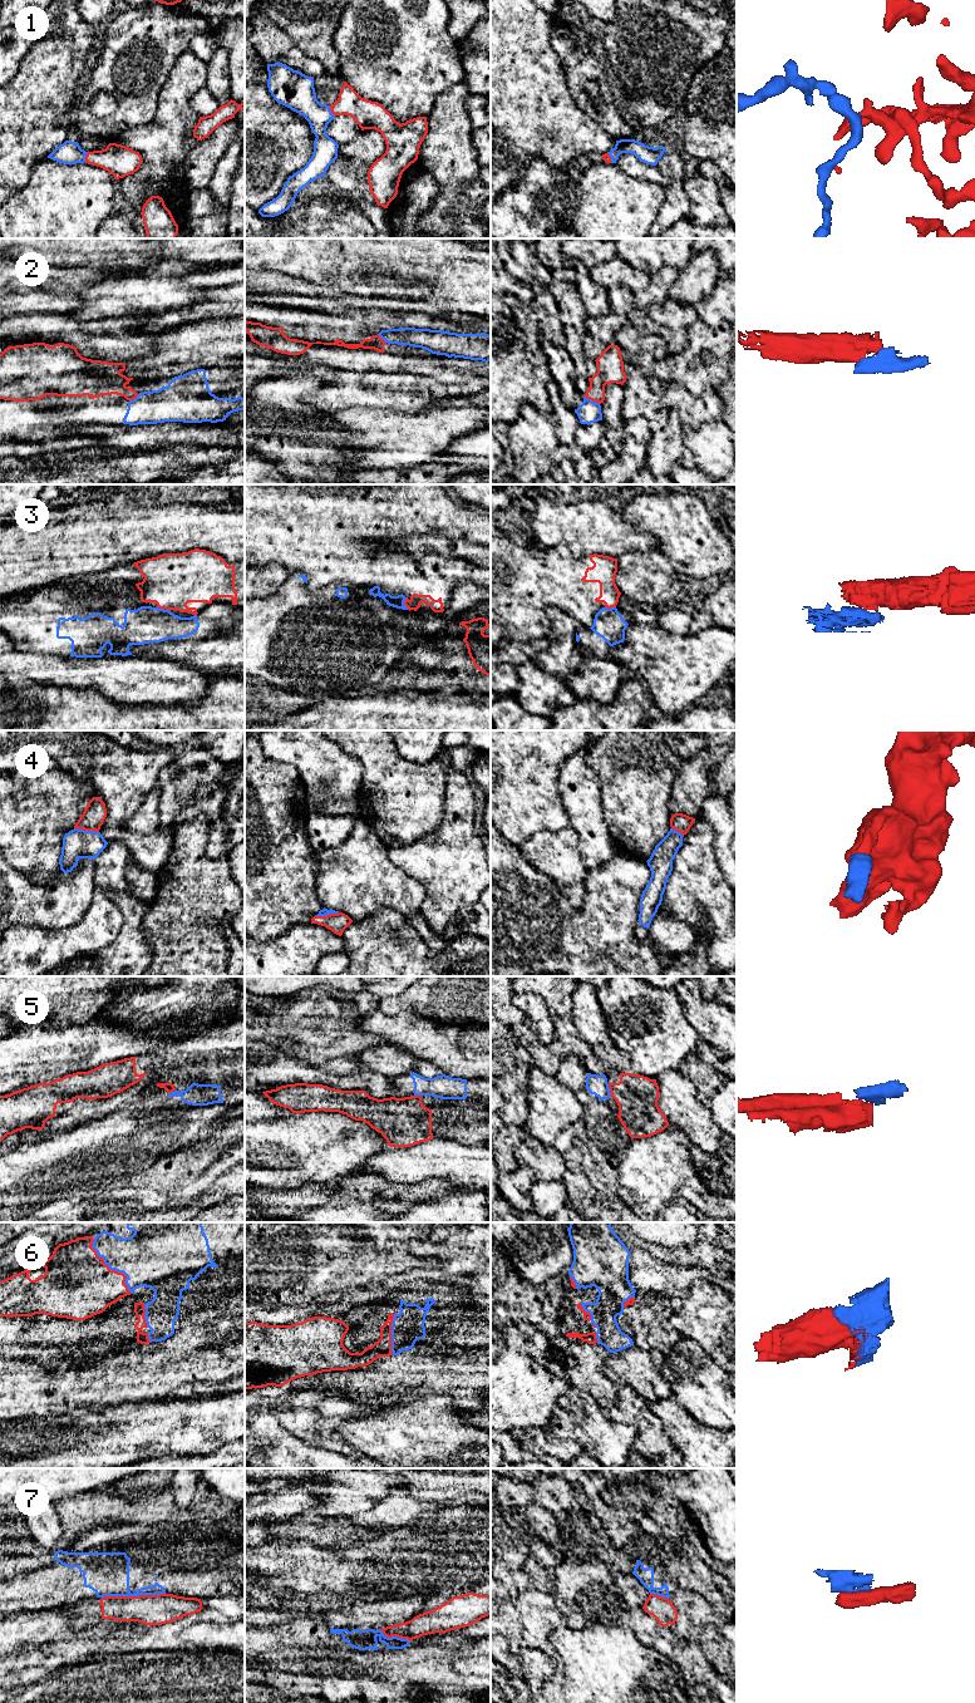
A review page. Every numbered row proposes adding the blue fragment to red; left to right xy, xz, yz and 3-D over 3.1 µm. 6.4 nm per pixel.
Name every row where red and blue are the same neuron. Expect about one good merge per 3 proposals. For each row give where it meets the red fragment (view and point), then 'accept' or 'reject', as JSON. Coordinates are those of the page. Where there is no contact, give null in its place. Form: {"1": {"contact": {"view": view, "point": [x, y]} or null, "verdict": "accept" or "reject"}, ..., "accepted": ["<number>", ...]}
{"1": {"contact": {"view": "xz", "point": [330, 109]}, "verdict": "accept"}, "2": {"contact": {"view": "yz", "point": [592, 400]}, "verdict": "reject"}, "3": {"contact": {"view": "xz", "point": [404, 604]}, "verdict": "reject"}, "4": {"contact": {"view": "xy", "point": [87, 830]}, "verdict": "accept"}, "5": {"contact": {"view": "yz", "point": [610, 1091]}, "verdict": "reject"}, "6": {"contact": {"view": "xy", "point": [109, 1269]}, "verdict": "accept"}, "7": {"contact": {"view": "xy", "point": [133, 1596]}, "verdict": "reject"}, "accepted": ["1", "4", "6"]}

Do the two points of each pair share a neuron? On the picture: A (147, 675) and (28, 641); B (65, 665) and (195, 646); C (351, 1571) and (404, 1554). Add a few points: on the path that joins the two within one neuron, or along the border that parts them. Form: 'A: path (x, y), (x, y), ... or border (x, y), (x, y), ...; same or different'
A: border (39, 654), (69, 655); different
B: border (136, 654), (167, 659); different
C: path (364, 1571), (392, 1566); same

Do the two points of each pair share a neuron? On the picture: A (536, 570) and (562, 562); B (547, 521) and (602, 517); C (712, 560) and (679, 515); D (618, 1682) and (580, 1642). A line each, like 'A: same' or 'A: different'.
A: same
B: same
C: same
D: same

